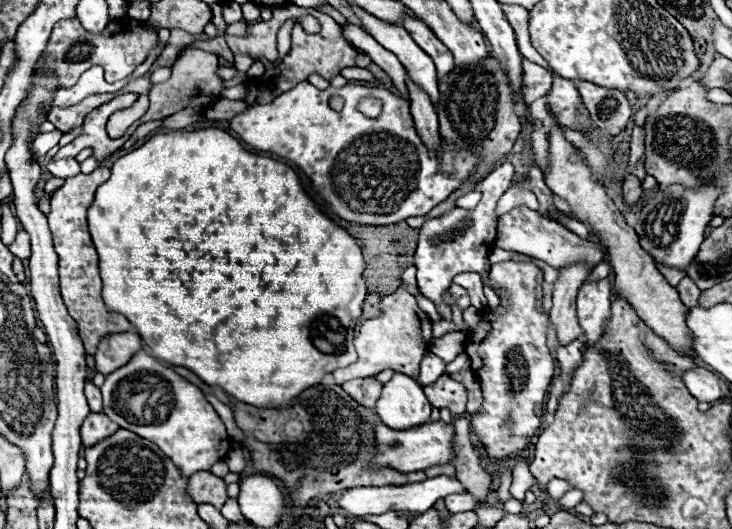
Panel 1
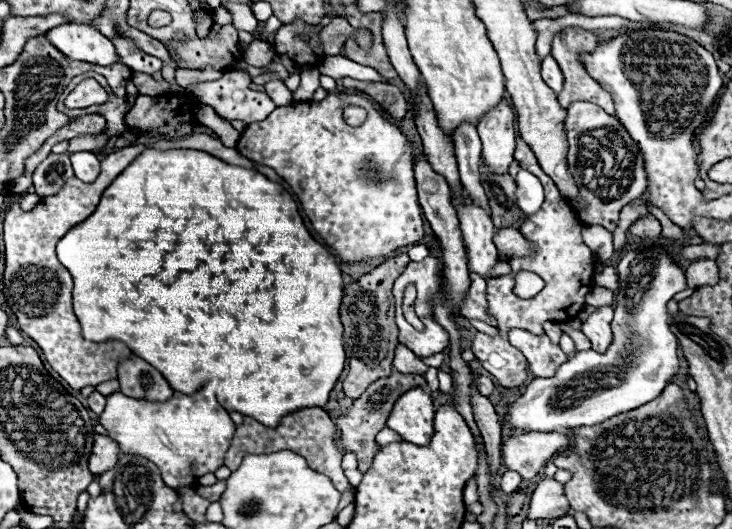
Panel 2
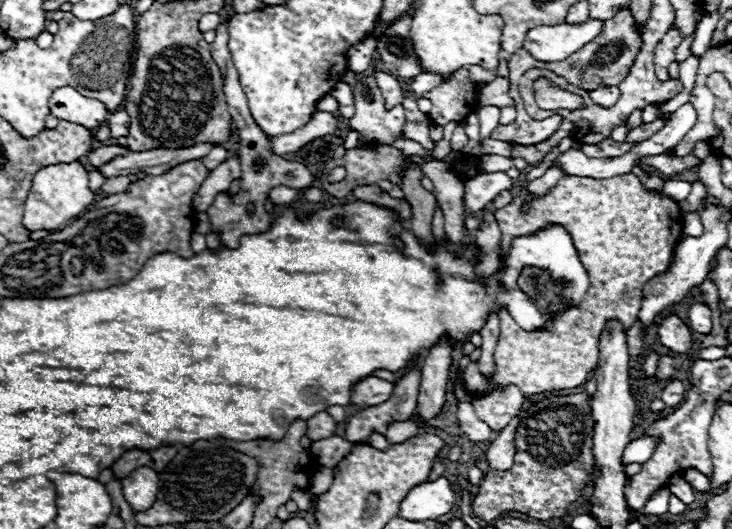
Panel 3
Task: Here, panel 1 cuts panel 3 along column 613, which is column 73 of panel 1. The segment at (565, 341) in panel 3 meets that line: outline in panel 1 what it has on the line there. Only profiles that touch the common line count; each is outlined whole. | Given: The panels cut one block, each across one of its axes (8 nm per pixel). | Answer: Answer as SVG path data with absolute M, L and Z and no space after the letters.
M100 166L92 174L78 174L74 178L68 178L64 186L60 186L52 196L50 196L50 214L48 214L48 226L54 236L54 246L58 252L59 284L62 296L70 316L78 322L78 334L84 342L86 354L94 356L98 350L98 344L104 336L108 334L118 334L118 332L128 332L132 330L130 322L120 316L112 314L106 310L102 296L100 296L100 274L98 274L98 254L96 248L90 240L88 232L88 220L86 220L86 210L90 208L96 188L104 184L110 178L110 170Z

